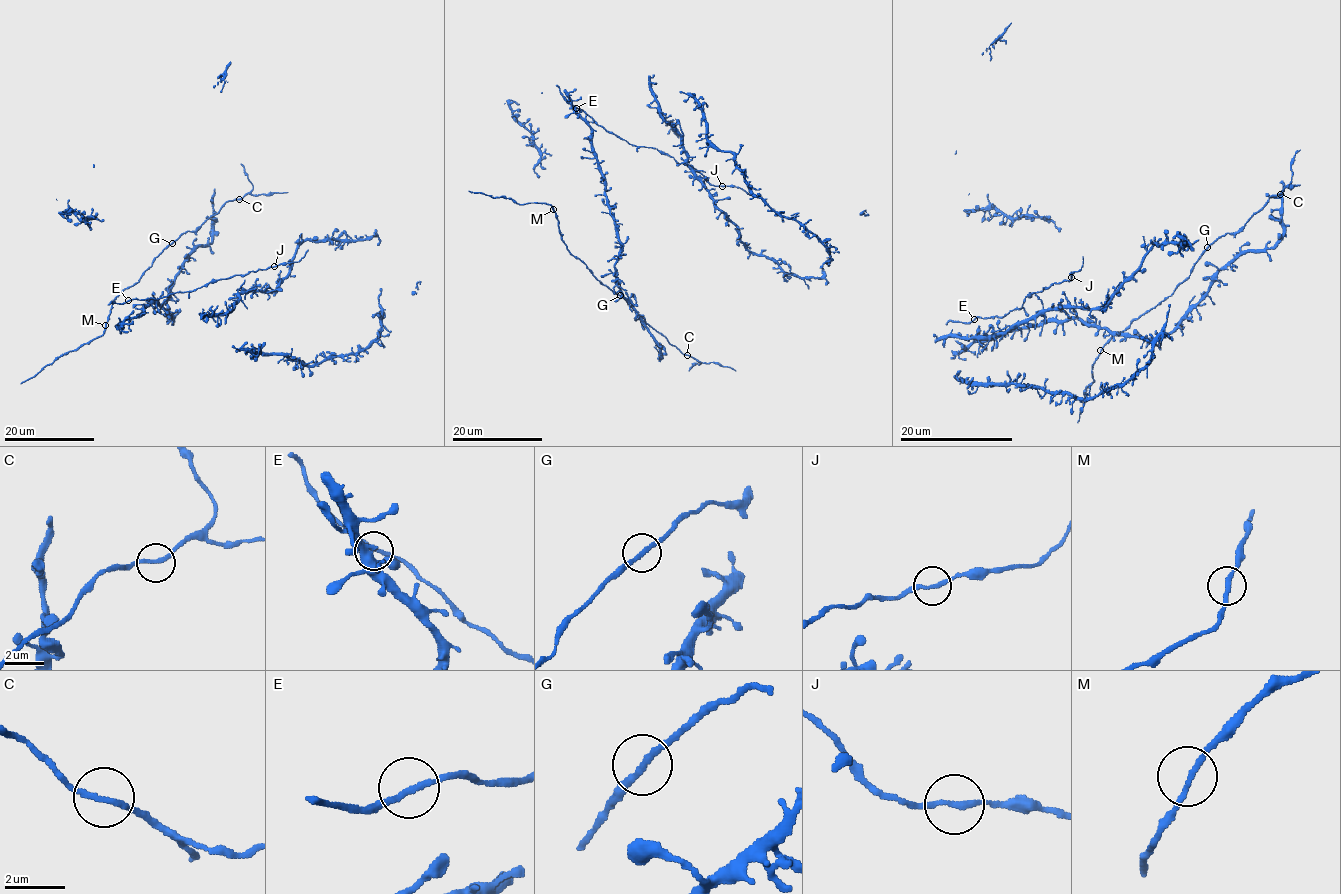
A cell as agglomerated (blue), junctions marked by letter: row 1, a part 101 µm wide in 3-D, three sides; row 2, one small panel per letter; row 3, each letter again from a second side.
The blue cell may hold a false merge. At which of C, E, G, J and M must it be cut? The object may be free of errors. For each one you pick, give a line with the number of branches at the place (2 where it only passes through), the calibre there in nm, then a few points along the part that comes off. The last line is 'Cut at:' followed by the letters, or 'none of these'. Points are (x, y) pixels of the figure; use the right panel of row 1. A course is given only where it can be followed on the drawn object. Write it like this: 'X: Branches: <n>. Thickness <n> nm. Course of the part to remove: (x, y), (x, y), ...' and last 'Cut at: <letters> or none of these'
C: Branches: 2. Thickness 180 nm. Course of the part to remove: (1280, 194), (1286, 187), (1300, 184)
Cut at: C

